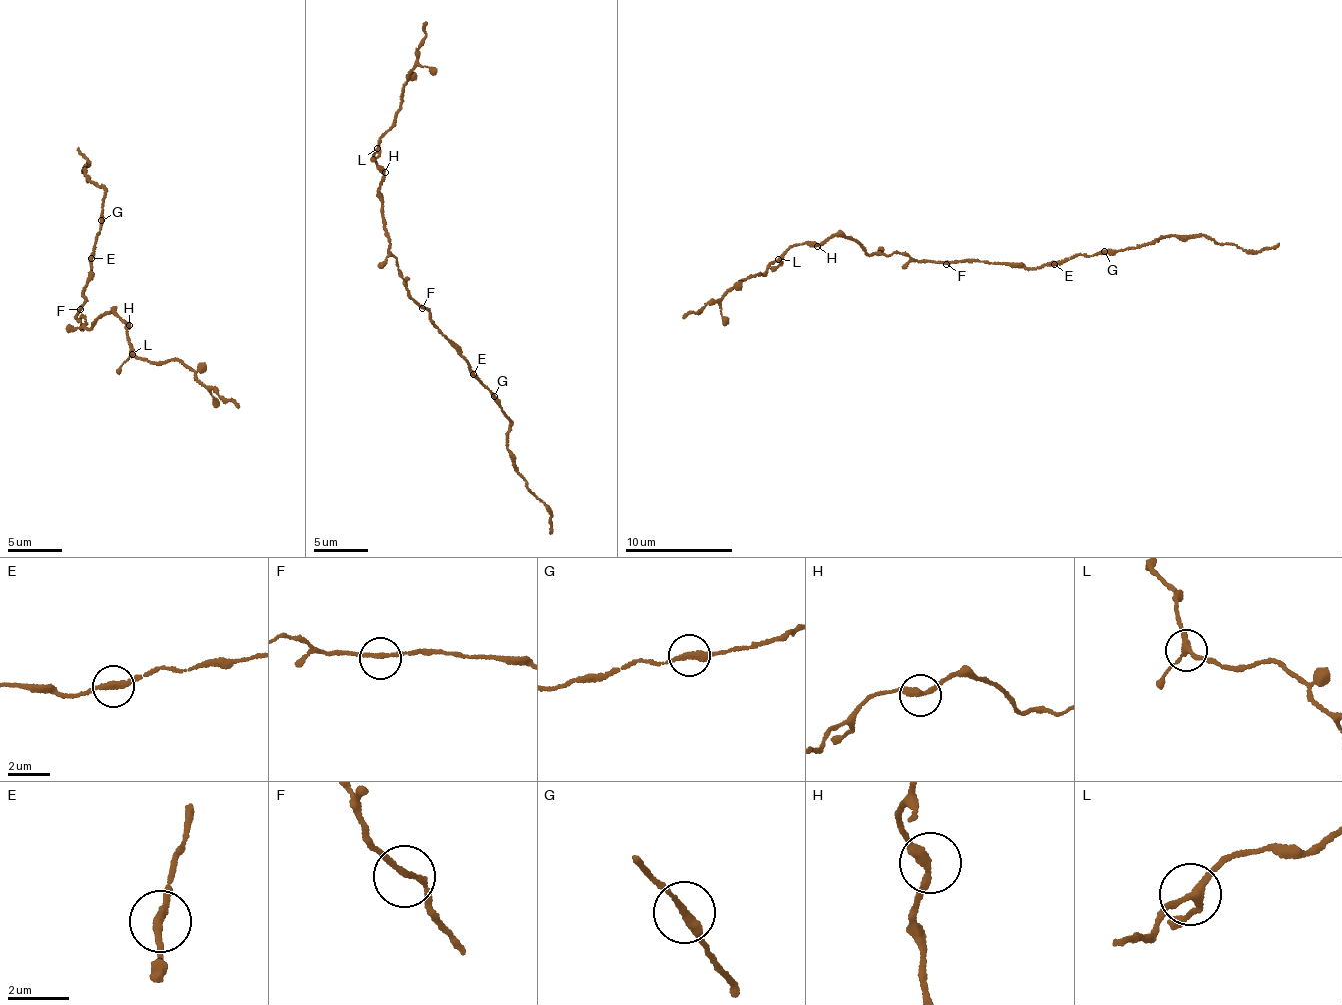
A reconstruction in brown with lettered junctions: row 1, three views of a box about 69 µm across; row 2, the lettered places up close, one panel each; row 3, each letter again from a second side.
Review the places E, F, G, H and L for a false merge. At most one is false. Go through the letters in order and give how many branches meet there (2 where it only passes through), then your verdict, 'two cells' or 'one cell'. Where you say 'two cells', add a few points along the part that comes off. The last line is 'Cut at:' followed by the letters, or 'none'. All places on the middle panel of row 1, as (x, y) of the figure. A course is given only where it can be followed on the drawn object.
E: branches 2; one cell
F: branches 2; one cell
G: branches 2; two cells; course (493, 397), (511, 424), (511, 465), (526, 489), (545, 504), (551, 533)
H: branches 2; one cell
L: branches 3; one cell
Cut at: G

